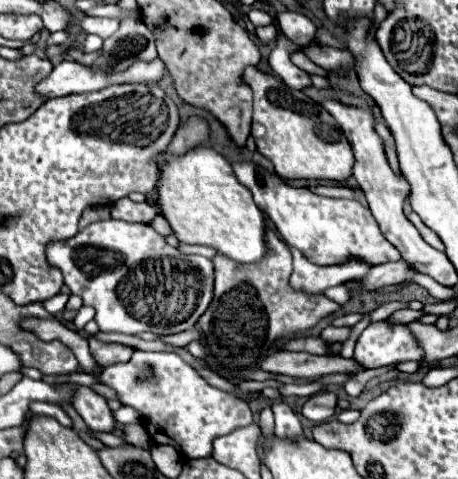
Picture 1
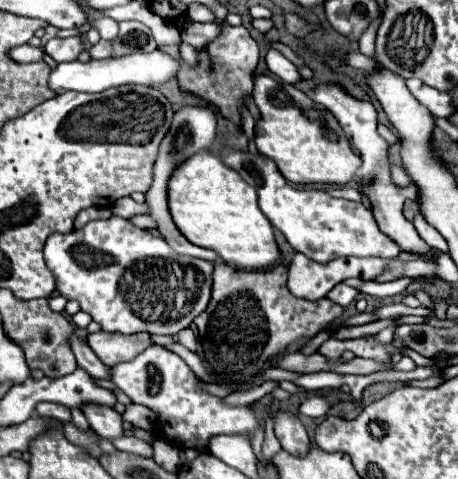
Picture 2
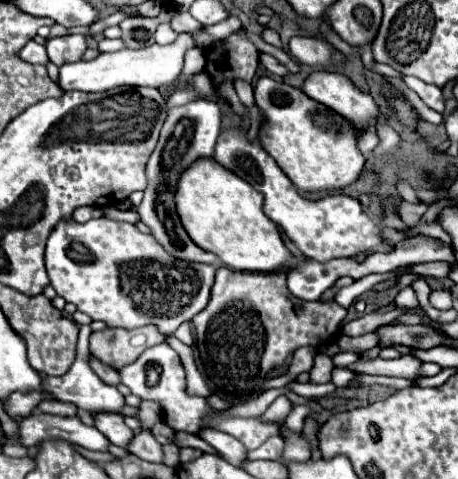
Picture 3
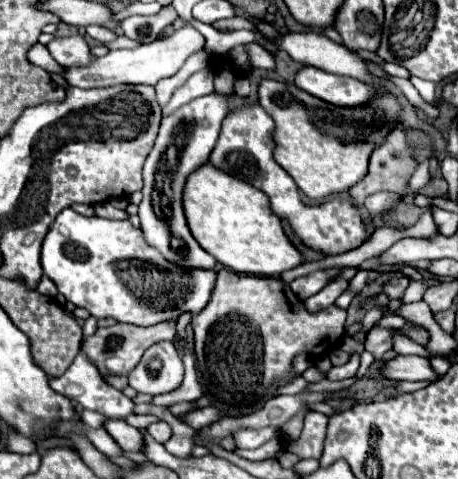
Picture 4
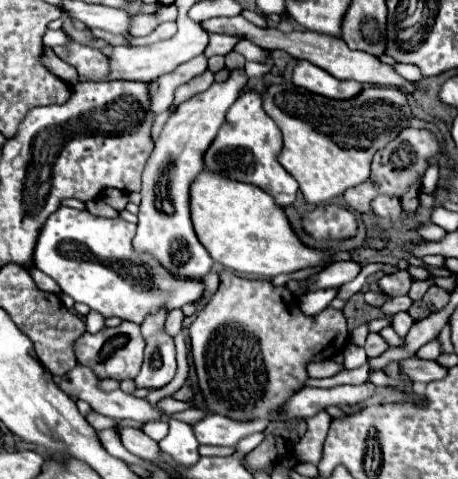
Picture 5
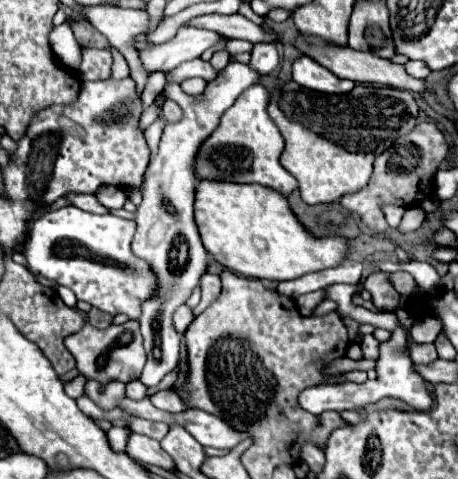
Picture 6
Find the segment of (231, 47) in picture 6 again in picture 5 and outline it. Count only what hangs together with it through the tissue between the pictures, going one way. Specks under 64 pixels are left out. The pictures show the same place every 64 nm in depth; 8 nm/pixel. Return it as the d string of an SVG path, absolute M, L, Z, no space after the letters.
M240 40L236 46L234 46L236 52L240 52L246 60L264 60L264 52L260 46L248 42L248 40Z

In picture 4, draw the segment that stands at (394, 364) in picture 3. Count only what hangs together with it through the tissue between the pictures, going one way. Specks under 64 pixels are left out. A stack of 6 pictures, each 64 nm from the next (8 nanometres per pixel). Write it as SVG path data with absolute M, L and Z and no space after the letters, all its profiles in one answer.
M400 354L384 364L382 374L384 374L384 378L390 378L390 380L410 380L410 382L436 380L440 376L430 366L428 358L422 358L422 356L400 356Z

